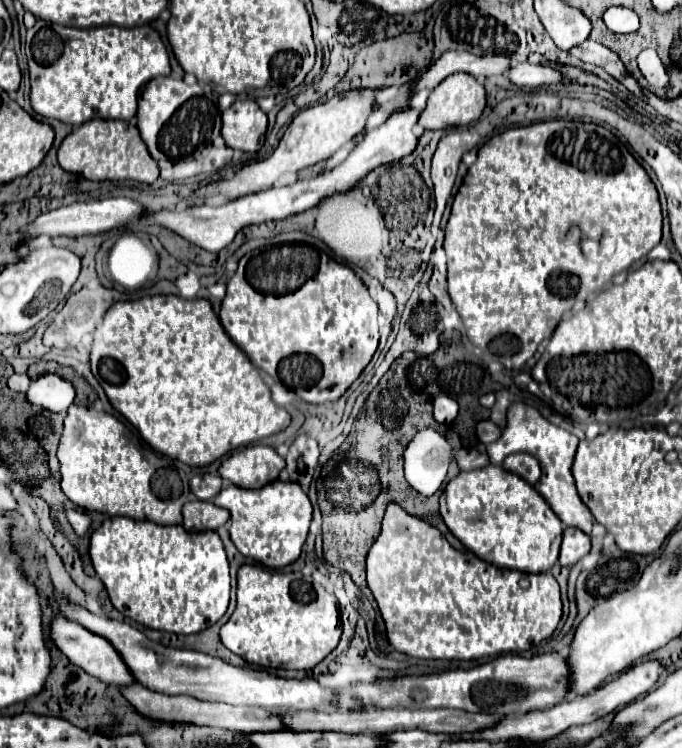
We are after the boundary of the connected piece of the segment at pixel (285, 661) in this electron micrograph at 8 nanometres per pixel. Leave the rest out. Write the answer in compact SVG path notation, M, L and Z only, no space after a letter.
M255 565L241 566L237 581L237 609L231 619L221 627L221 641L231 653L243 657L247 663L257 667L307 671L321 663L337 647L339 637L341 621L335 595L327 593L321 585L317 585L315 589L313 583L305 581L301 573L267 573Z

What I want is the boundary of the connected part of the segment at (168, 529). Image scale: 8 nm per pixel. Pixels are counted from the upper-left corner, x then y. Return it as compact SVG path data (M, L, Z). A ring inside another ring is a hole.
M109 517L93 531L89 555L113 607L149 629L191 635L215 625L227 611L229 561L215 531L189 533L181 525Z

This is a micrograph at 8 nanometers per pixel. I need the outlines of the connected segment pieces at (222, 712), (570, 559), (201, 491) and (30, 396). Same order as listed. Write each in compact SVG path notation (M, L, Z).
M131 683L131 687L119 687L123 697L145 717L153 721L169 721L169 723L193 723L193 725L207 725L207 727L219 727L219 729L229 729L229 731L279 731L283 729L279 715L273 715L267 709L261 707L233 707L233 705L223 705L223 703L209 703L209 701L199 701L193 697L183 697L183 695L163 695L157 691L151 691L143 687L141 683Z
M565 529L563 533L563 545L561 545L561 555L559 555L559 563L563 567L571 567L575 565L581 557L585 557L591 549L591 539L579 531L579 529Z
M205 474L205 477L201 478L193 478L190 487L198 499L205 501L213 499L222 489L219 477L212 474Z
M41 375L31 383L25 397L29 405L39 407L41 411L61 413L67 411L73 403L75 389L69 381L61 379L59 375Z

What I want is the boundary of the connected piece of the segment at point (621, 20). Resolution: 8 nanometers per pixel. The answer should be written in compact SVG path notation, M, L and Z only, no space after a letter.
M609 7L603 13L603 21L613 33L633 33L639 29L637 13L625 7Z

